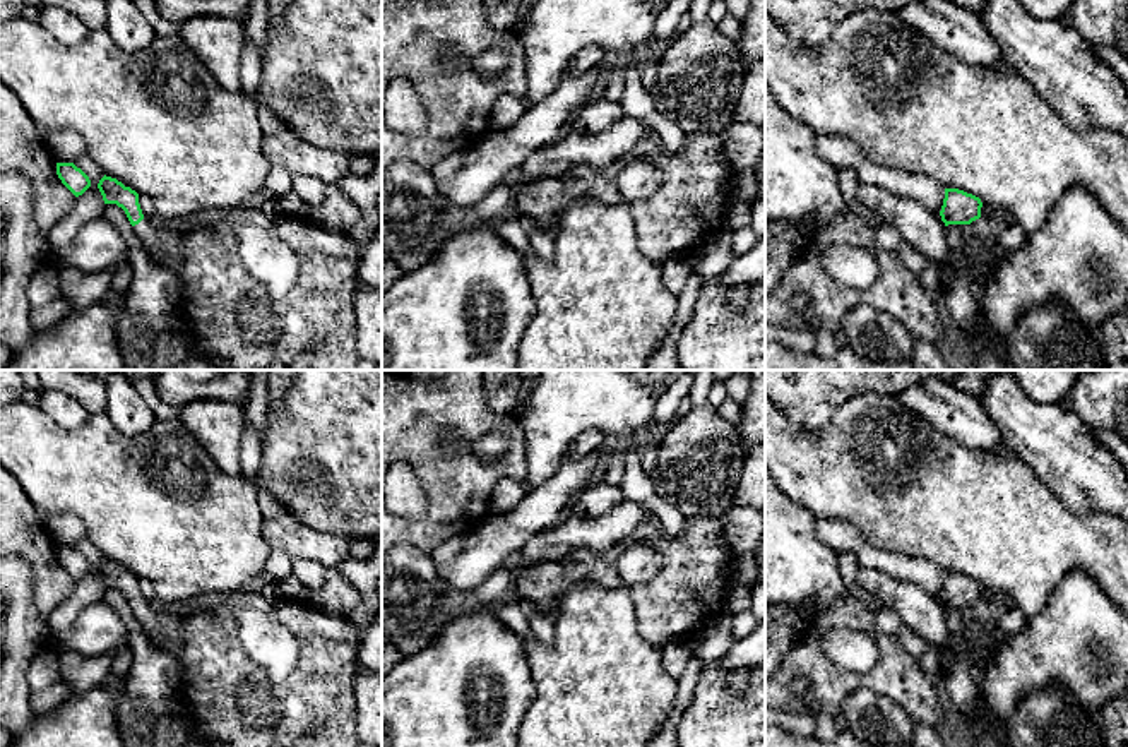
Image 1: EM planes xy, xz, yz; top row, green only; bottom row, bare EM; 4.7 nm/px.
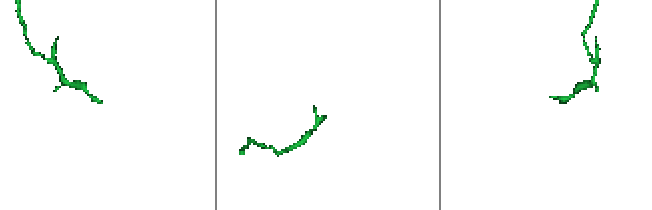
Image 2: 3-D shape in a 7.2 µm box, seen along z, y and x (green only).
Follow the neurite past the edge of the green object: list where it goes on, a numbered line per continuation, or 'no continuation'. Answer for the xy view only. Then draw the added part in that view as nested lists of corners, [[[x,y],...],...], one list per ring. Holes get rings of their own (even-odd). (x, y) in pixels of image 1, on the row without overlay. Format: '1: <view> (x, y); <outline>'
1: xy (163, 629); [[[145,601],[134,610],[134,615],[144,625],[151,644],[164,651],[178,649],[185,615],[178,610],[175,613],[156,612]]]

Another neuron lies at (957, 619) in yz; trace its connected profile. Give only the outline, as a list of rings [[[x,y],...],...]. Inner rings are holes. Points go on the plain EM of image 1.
[[[948,608],[947,622],[948,622],[948,639],[941,646],[948,651],[953,651],[953,639],[959,632],[962,632],[969,625],[969,608]]]

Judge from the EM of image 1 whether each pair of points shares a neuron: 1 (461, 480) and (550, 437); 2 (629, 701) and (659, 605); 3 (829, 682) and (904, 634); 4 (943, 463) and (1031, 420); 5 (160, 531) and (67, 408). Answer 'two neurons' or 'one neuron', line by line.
1: two neurons
2: two neurons
3: two neurons
4: two neurons
5: two neurons

